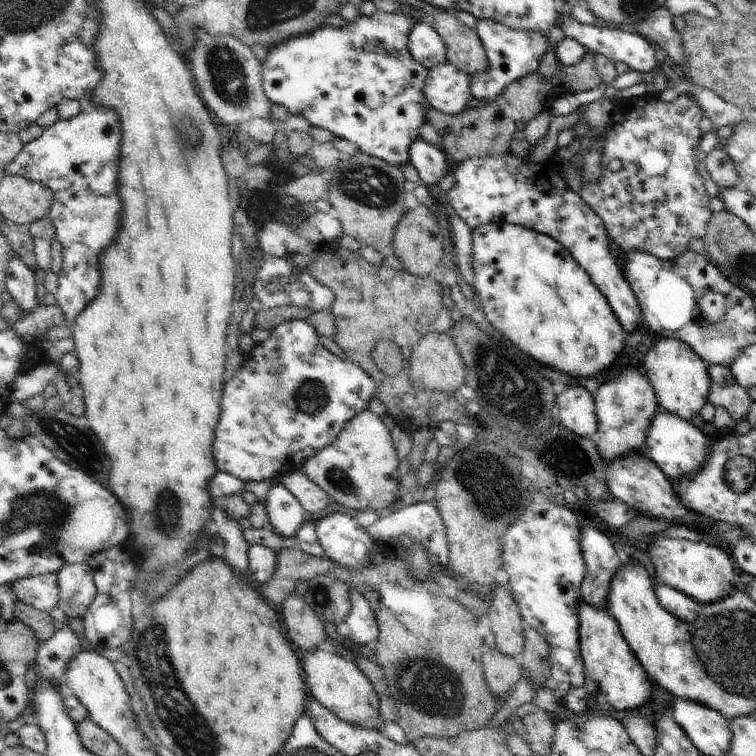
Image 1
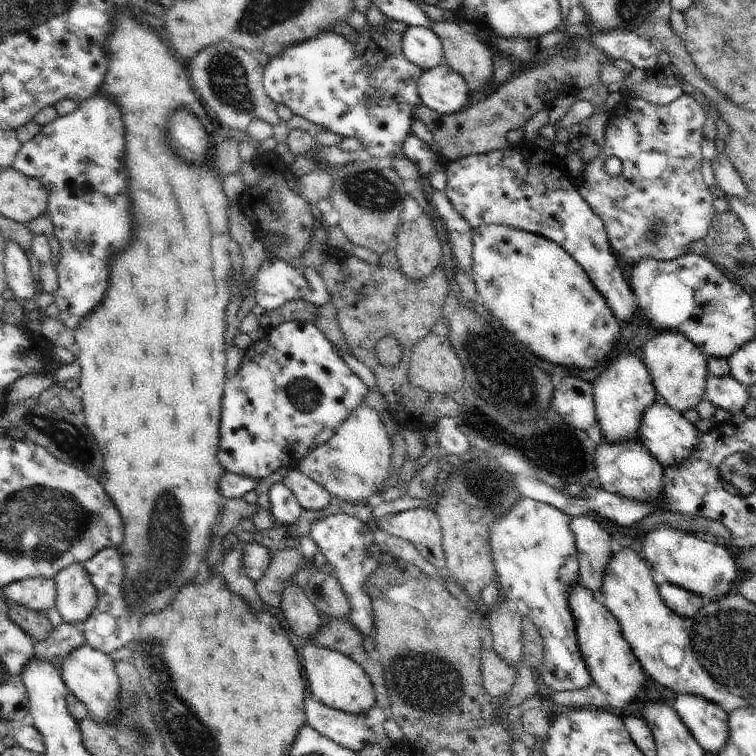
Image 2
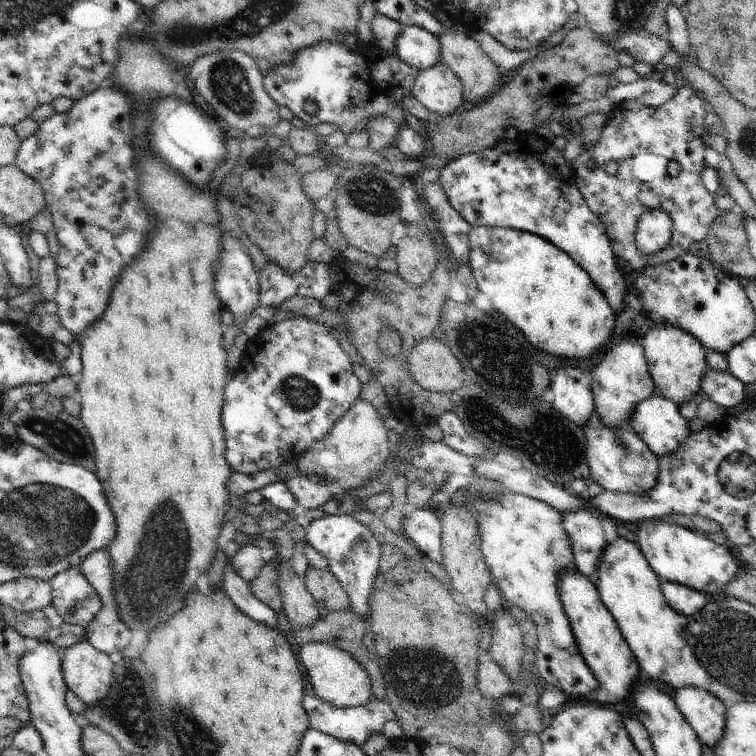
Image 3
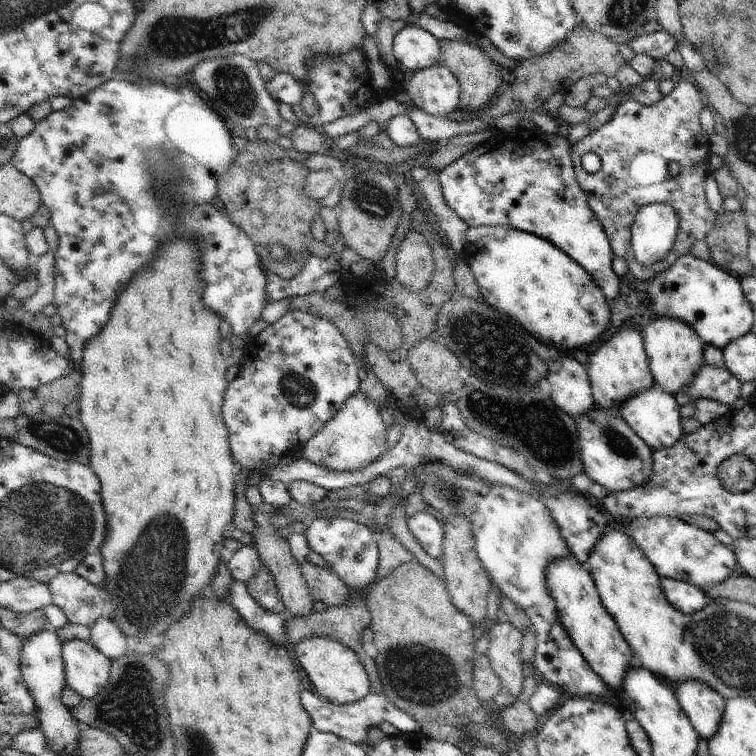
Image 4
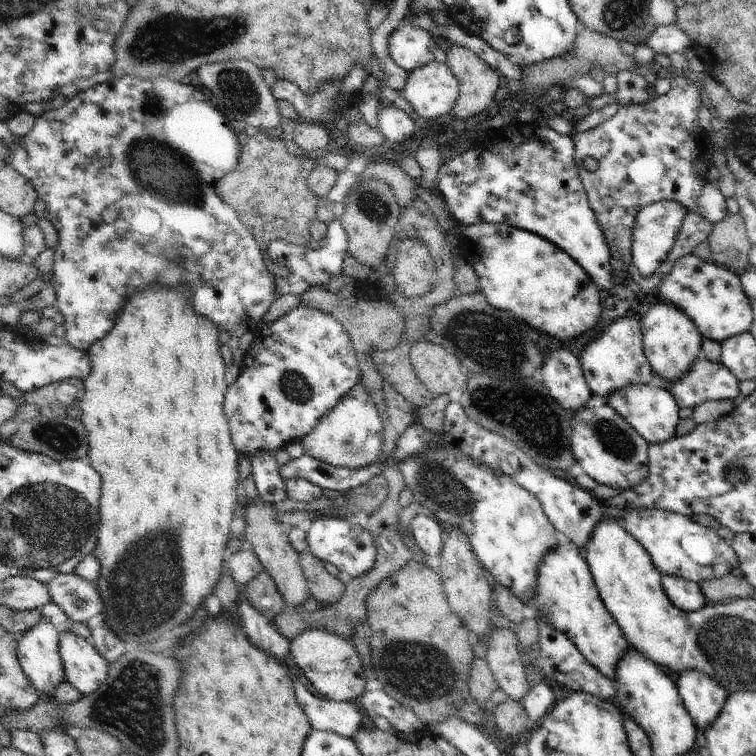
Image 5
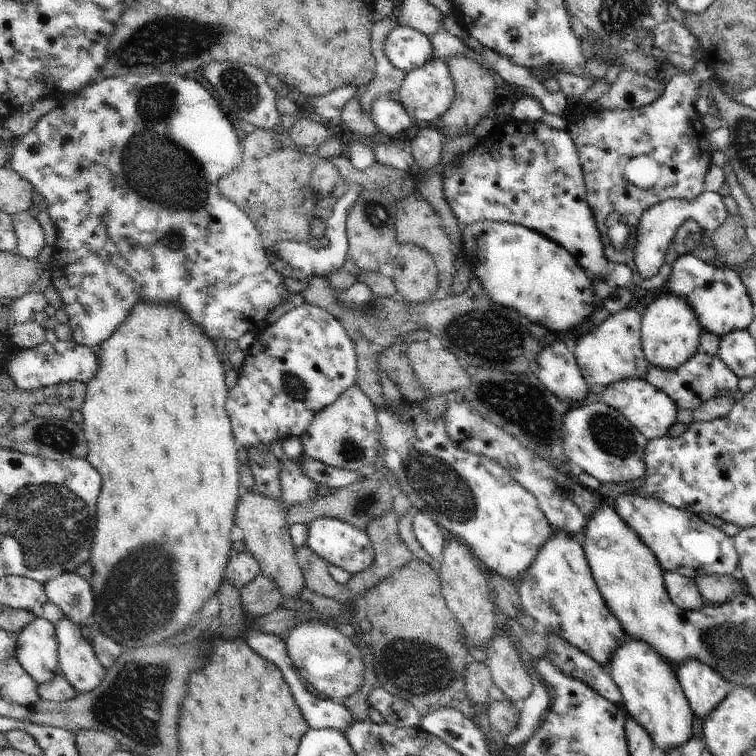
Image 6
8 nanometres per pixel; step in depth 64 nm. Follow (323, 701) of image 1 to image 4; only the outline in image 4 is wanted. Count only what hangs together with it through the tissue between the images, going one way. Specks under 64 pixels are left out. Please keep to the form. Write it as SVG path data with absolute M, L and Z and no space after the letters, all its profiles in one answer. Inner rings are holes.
M324 636L305 637L296 644L294 656L306 671L318 695L333 704L342 705L360 701L371 690L367 676L369 664L361 662L358 656L342 642Z

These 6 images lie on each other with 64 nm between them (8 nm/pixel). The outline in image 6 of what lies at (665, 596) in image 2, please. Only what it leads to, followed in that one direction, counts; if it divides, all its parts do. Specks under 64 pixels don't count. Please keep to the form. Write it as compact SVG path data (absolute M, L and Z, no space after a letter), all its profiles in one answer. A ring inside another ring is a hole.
M665 572L663 575L666 592L674 606L682 610L695 611L705 605L695 580L676 572Z

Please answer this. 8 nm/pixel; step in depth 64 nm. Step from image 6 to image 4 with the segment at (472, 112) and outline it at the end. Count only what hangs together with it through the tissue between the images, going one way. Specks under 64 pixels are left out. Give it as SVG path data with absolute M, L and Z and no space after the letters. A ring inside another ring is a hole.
M441 40L440 46L444 53L444 64L458 80L460 88L459 106L464 112L476 112L486 108L501 84L501 68L493 62L480 48L472 47L463 41Z

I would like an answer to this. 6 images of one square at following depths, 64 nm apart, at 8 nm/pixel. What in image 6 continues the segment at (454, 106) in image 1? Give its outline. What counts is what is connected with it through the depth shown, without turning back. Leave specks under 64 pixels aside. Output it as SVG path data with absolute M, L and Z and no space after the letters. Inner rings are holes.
M433 56L422 66L407 72L400 89L396 92L403 102L401 105L413 121L430 122L442 116L452 106L456 98L456 84L452 80L448 64Z

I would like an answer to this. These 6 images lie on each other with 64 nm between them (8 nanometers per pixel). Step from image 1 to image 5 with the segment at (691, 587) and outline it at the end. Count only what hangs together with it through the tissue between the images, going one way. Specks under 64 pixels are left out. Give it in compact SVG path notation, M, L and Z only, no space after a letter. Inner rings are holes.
M626 508L623 518L626 522L625 529L650 554L652 562L663 575L672 575L700 584L706 580L722 578L739 566L739 558L732 542L720 538L712 528L694 522L692 517L665 510Z

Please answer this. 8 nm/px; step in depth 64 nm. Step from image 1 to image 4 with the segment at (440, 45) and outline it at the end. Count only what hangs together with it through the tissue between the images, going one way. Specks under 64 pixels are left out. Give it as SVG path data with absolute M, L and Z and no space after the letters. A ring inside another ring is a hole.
M408 23L393 39L393 56L398 68L406 72L439 63L440 42L424 28Z

